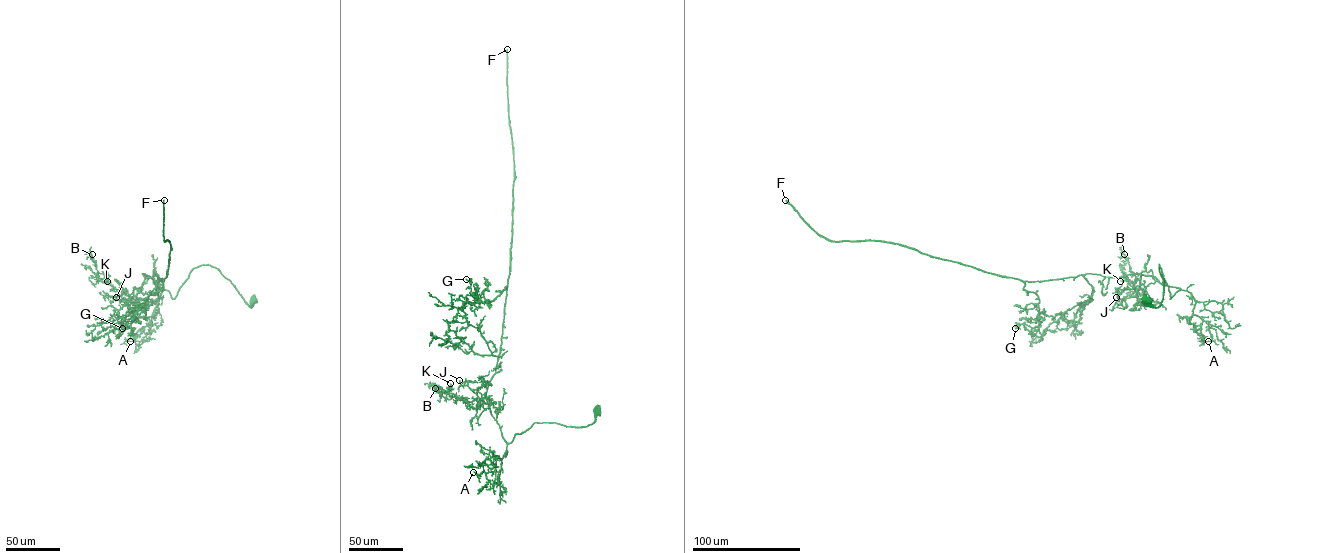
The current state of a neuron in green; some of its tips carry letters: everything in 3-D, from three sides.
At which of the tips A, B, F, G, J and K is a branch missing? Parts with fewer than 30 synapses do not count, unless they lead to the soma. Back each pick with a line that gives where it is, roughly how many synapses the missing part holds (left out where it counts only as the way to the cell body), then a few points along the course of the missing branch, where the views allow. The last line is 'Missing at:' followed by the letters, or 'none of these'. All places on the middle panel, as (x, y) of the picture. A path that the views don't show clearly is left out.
F: at (507, 49); about 3000 synapses
J: at (459, 380); about 140 synapses
Missing at: F, J

